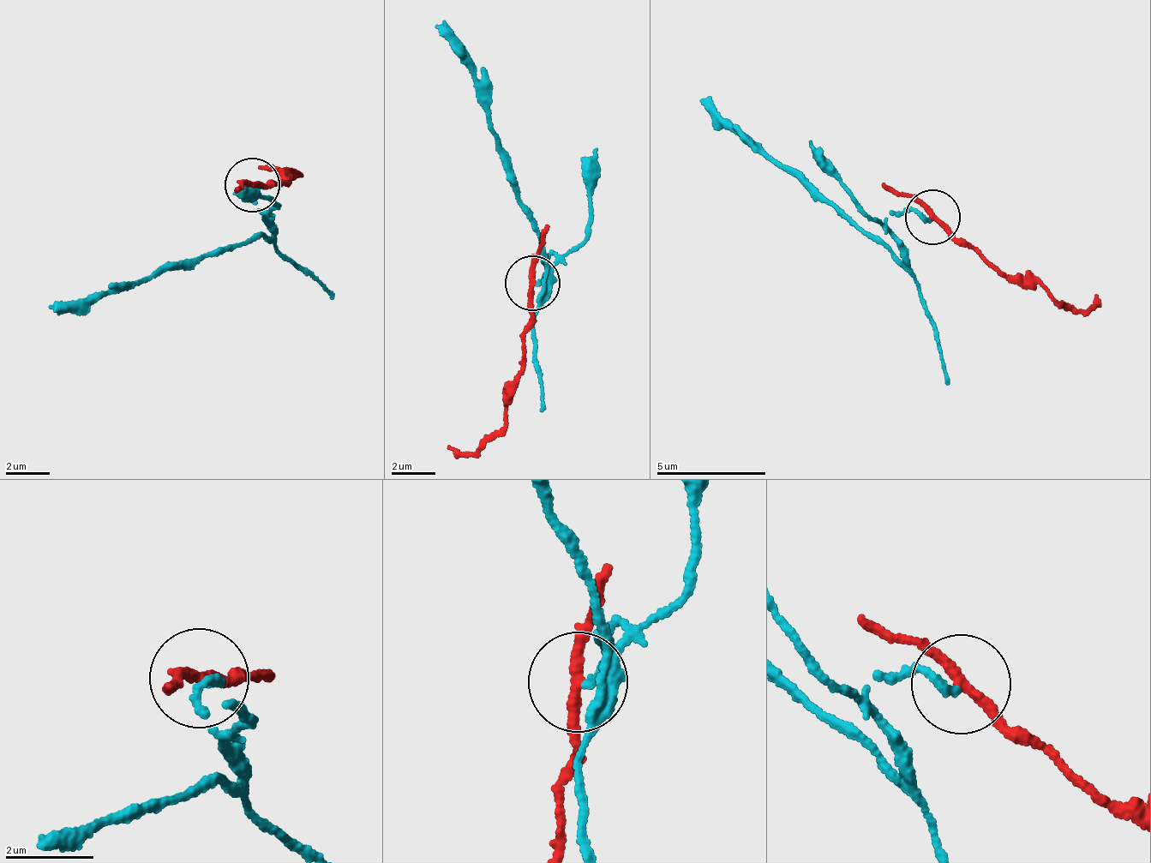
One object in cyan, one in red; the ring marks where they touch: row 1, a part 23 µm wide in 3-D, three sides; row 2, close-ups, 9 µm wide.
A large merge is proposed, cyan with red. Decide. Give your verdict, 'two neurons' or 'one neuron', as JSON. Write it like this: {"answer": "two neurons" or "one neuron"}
{"answer": "two neurons"}

